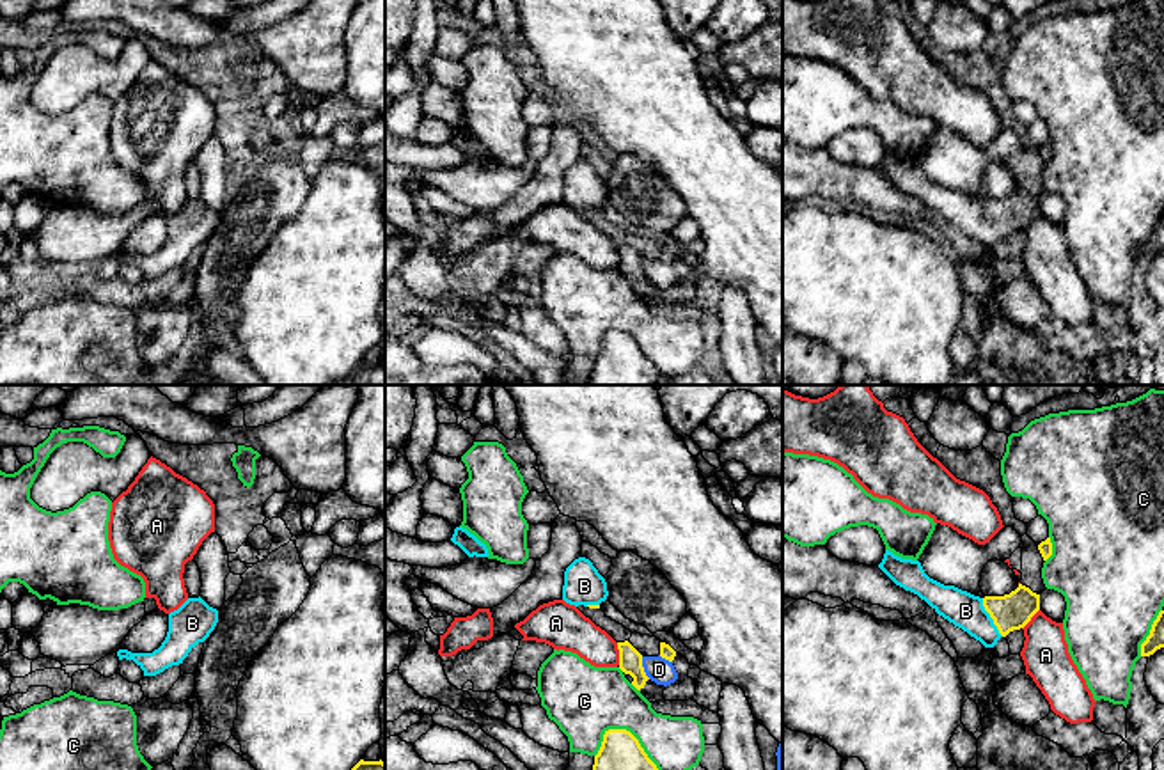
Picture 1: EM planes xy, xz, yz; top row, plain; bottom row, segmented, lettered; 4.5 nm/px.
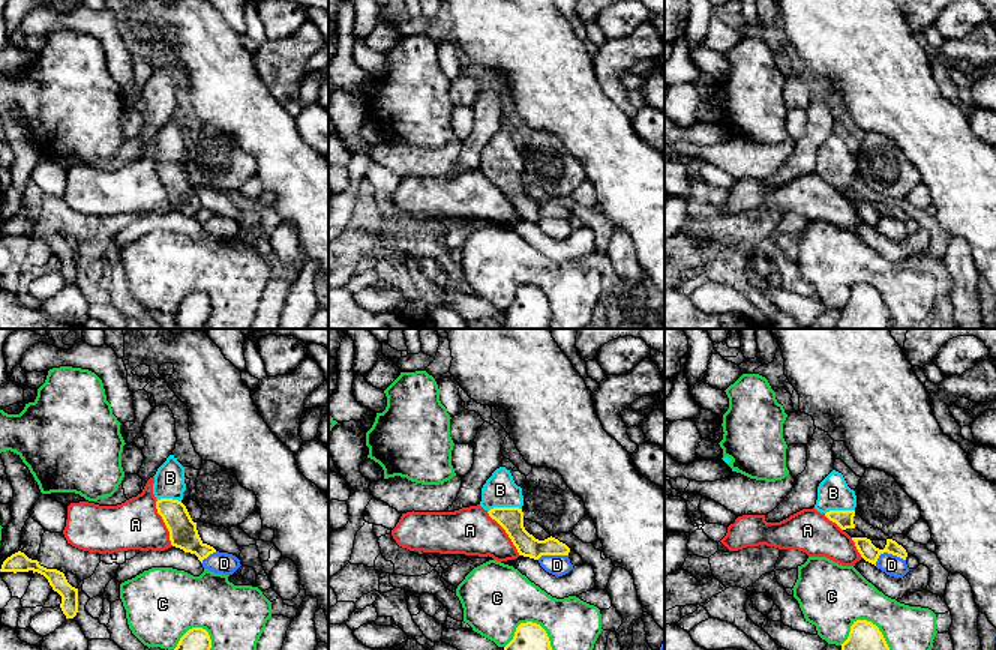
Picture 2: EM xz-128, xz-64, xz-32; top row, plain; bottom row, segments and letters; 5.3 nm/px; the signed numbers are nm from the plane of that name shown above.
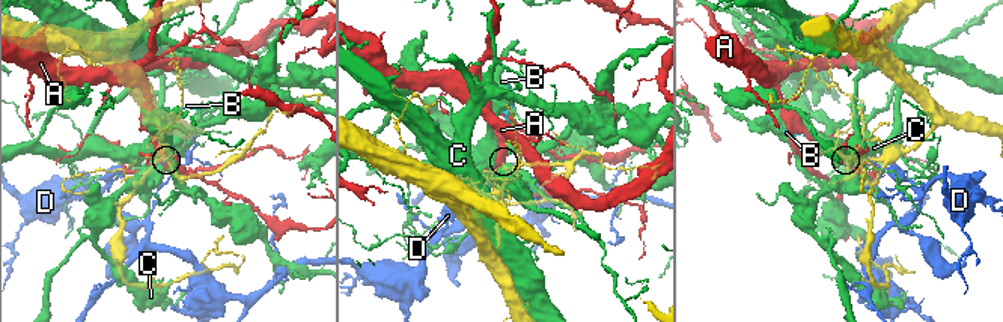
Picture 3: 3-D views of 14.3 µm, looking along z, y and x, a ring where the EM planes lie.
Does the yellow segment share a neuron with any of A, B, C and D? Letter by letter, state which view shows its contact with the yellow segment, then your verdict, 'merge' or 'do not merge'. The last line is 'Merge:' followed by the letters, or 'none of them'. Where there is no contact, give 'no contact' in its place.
A: xz | do not merge
B: yz | merge
C: xz | do not merge
D: xz | do not merge
Merge: B

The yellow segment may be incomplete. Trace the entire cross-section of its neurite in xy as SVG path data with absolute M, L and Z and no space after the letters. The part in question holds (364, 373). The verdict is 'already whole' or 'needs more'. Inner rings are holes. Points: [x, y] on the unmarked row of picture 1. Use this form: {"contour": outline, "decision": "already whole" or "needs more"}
{"contour": "M360 362L346 378L328 385L385 385L385 365Z", "decision": "already whole"}

